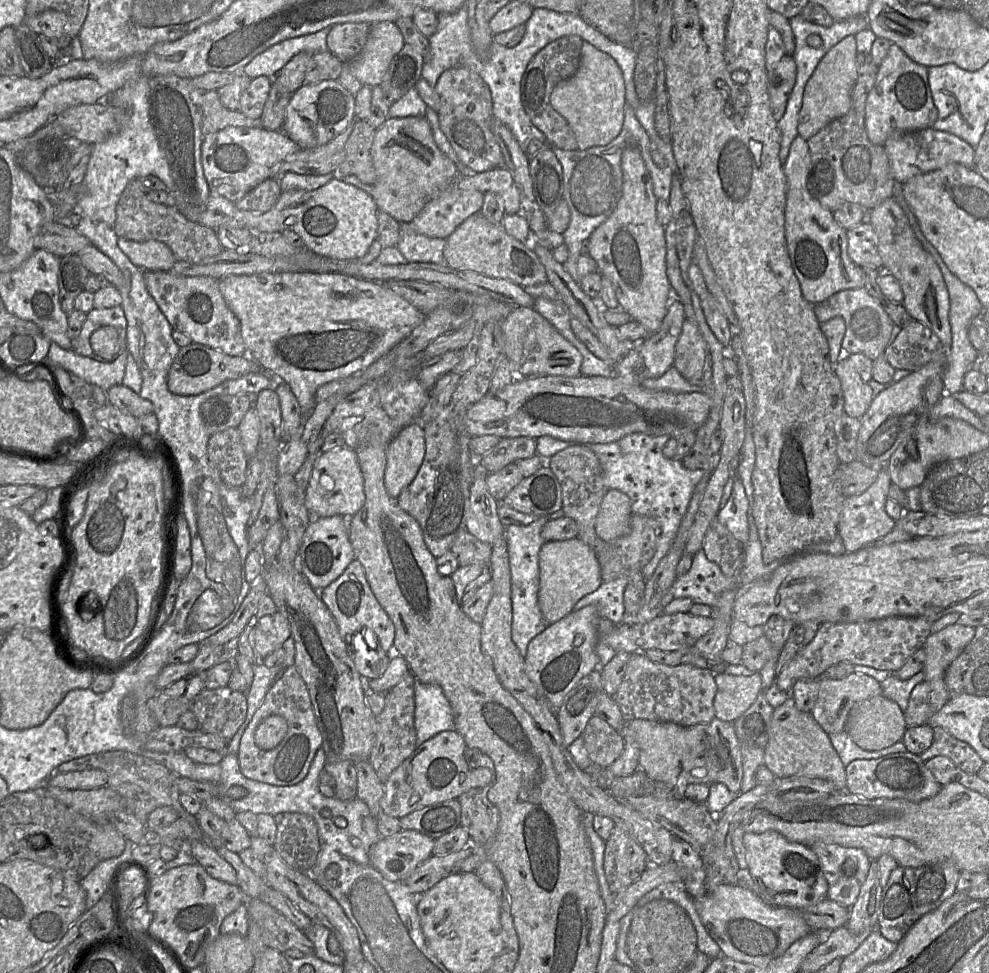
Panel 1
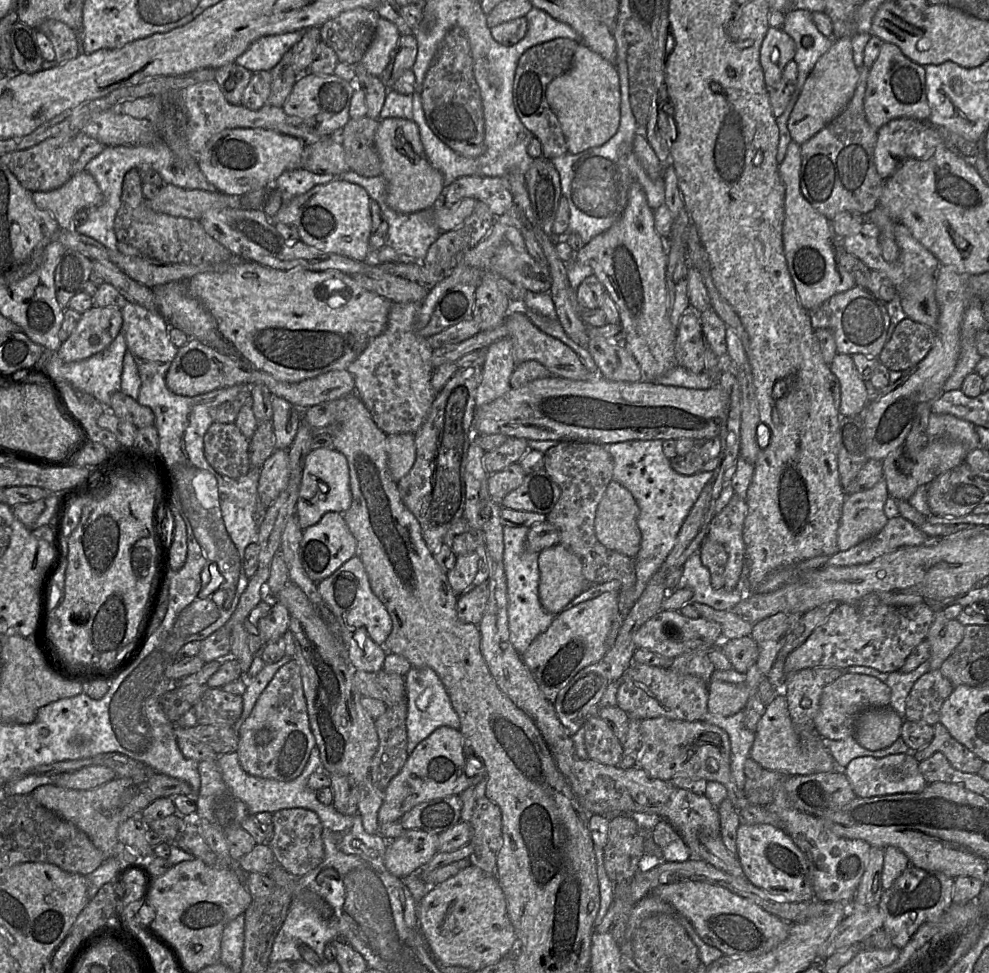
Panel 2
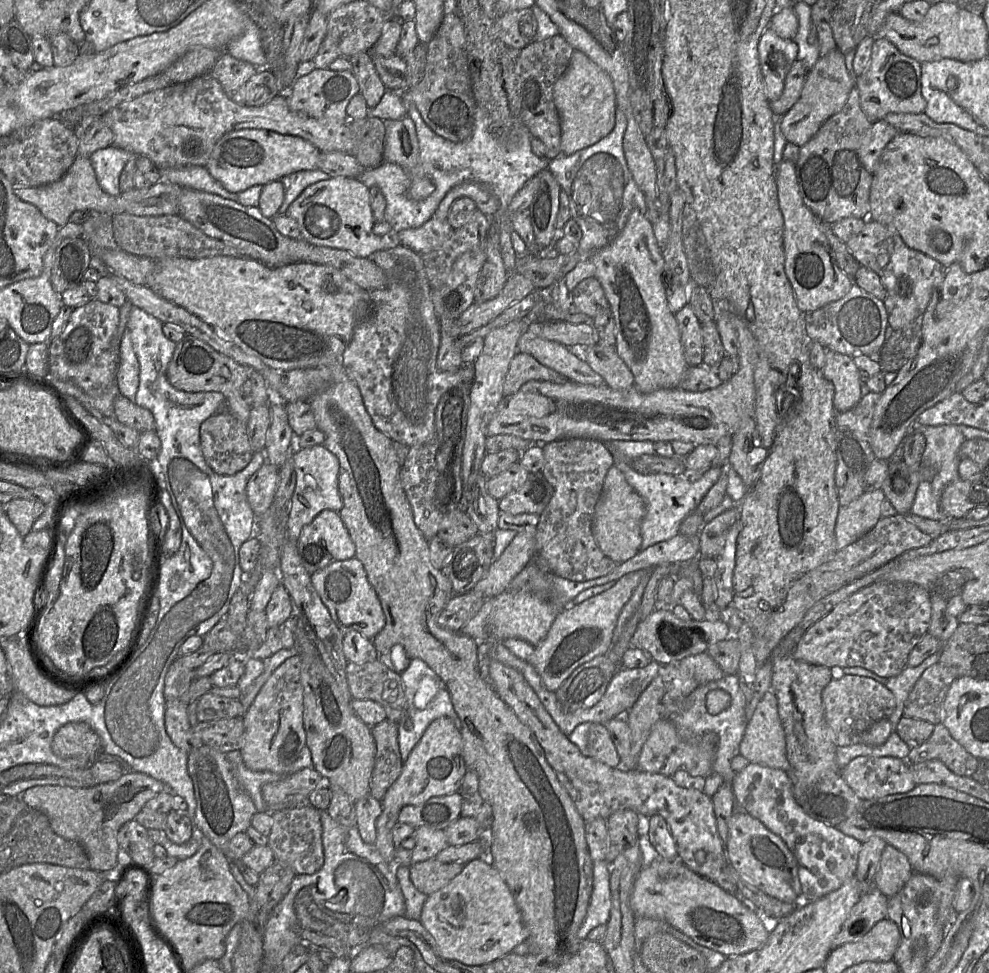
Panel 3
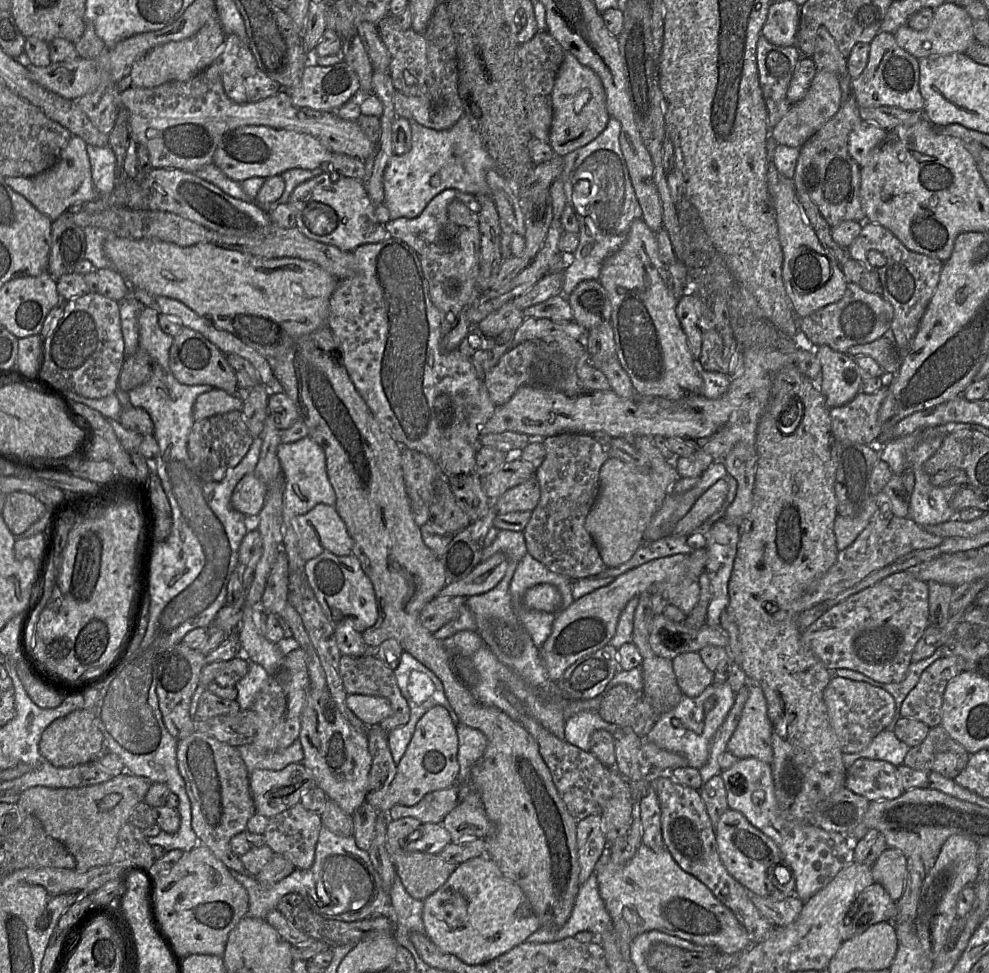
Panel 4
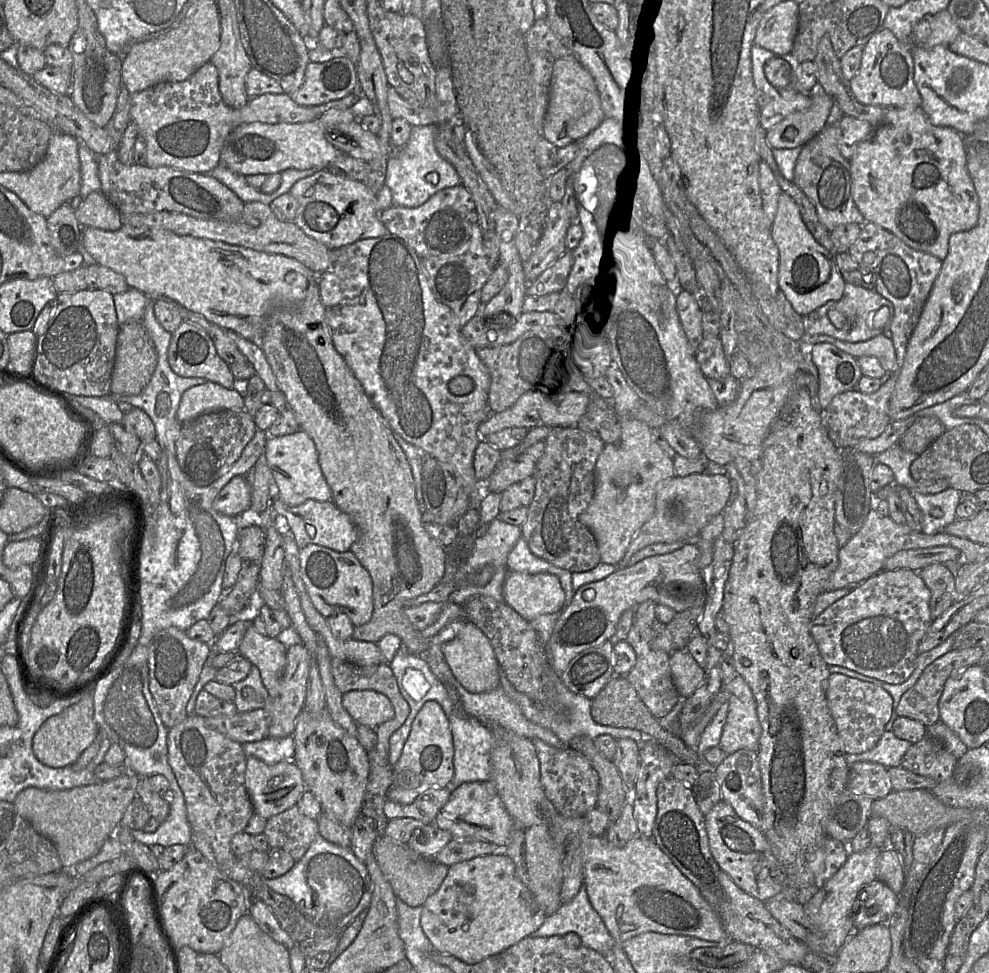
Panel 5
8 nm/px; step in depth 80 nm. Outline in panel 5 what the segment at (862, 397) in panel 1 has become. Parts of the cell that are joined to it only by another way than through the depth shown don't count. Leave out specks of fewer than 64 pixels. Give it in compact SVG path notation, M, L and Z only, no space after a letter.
M817 343L806 349L818 369L819 387L814 397L818 409L825 409L836 395L856 390L863 376L856 358L830 343Z

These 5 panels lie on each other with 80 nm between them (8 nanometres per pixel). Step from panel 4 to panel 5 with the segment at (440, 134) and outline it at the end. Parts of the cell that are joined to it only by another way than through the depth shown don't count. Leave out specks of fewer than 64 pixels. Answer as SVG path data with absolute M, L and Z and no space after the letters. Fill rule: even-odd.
M432 125L412 127L408 143L404 147L397 149L389 158L385 184L391 190L393 205L417 208L438 192L461 185L461 179L456 169L451 163L441 157L436 149L437 127ZM432 172L436 172L439 177L439 182L435 186L428 183L426 179L426 176Z

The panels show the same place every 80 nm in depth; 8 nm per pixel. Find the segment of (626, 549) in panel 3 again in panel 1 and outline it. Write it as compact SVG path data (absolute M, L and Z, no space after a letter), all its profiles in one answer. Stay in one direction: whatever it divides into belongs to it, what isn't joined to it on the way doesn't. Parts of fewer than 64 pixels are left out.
M608 489L595 521L597 537L610 542L627 534L632 514L630 498L617 489Z

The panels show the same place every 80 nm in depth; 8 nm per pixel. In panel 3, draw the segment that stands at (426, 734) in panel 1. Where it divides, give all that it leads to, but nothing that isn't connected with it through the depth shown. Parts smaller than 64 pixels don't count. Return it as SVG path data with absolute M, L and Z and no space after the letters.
M417 658L410 659L408 668L401 673L401 679L407 700L407 718L399 723L398 744L404 764L427 727L435 719L448 717L454 722L458 730L461 728L461 722L453 708L446 685L424 661Z

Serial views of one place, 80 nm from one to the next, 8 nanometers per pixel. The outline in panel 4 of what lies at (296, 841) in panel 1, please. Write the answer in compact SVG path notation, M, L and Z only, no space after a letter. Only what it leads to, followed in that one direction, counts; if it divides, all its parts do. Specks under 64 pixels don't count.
M300 803L269 818L264 832L266 845L274 854L280 854L290 860L295 869L309 869L315 859L315 849L322 827L320 815L305 809Z

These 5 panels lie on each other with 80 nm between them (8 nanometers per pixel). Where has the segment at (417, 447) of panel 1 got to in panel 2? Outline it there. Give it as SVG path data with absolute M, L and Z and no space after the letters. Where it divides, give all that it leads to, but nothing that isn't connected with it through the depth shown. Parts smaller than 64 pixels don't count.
M415 434L388 435L388 464L394 481L399 481L411 470L416 458Z

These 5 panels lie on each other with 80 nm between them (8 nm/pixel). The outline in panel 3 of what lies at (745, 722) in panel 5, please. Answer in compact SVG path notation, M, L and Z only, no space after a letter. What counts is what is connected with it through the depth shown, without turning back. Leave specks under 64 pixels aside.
M772 691L764 694L748 720L739 755L750 763L789 771L785 733L778 714L777 698Z

